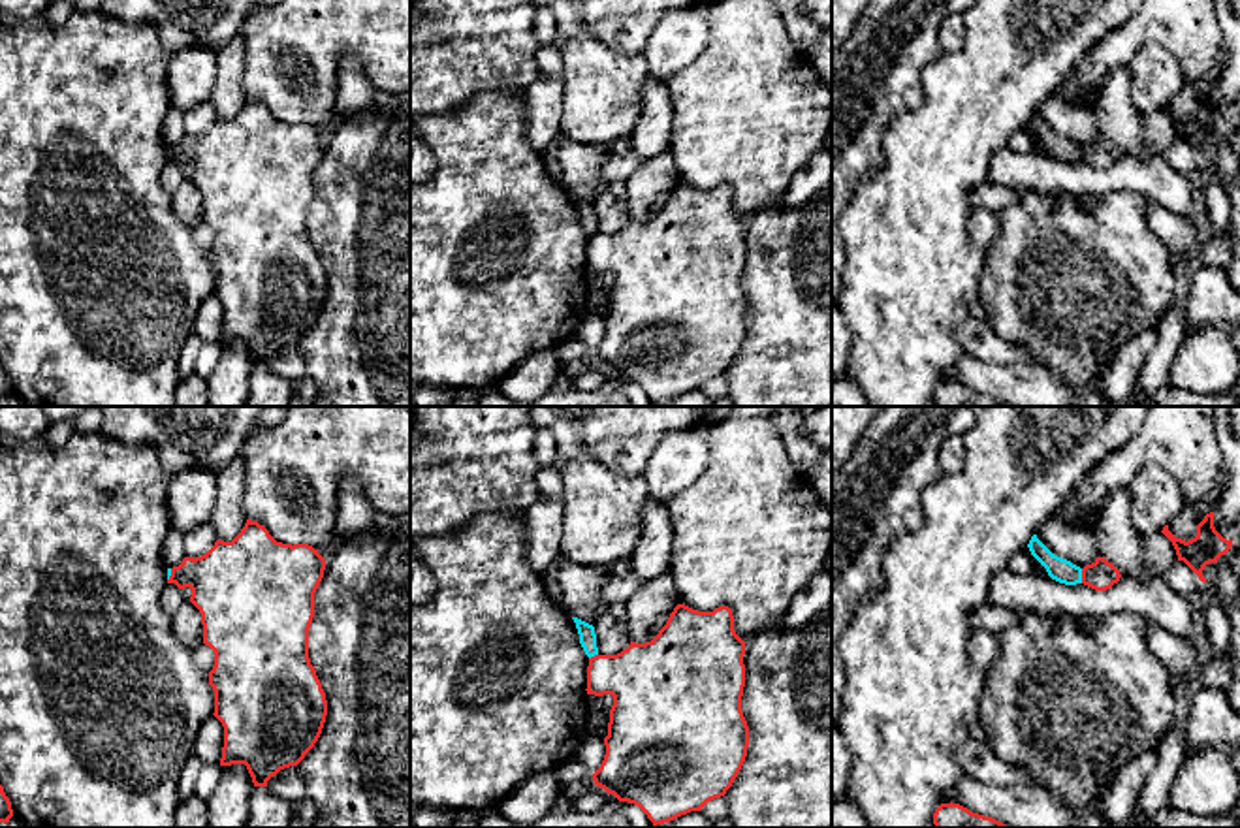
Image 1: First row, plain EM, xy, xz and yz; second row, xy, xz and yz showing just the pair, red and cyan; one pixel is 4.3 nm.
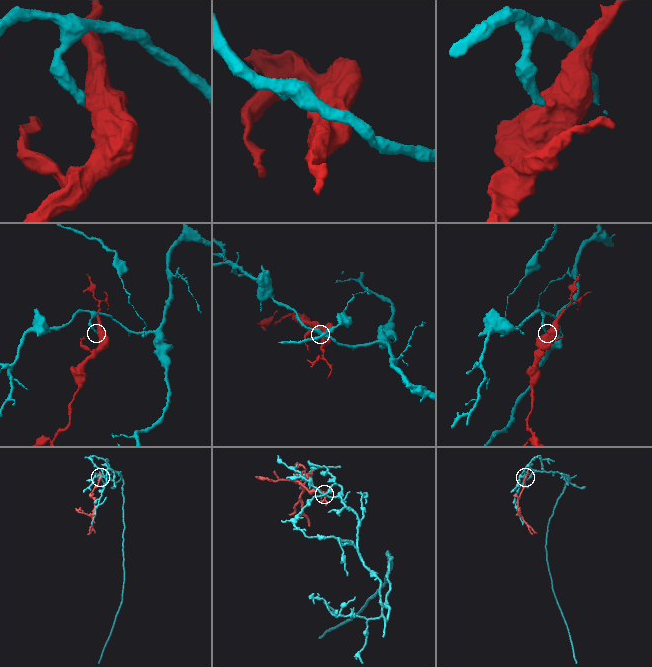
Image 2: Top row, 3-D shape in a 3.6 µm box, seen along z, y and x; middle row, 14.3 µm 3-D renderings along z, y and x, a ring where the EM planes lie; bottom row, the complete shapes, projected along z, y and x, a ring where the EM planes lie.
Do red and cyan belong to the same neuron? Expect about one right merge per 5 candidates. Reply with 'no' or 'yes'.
no

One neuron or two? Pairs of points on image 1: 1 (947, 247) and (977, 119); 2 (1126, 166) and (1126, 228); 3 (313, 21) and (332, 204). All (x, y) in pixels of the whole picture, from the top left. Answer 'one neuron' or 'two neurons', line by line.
1: one neuron
2: two neurons
3: two neurons

